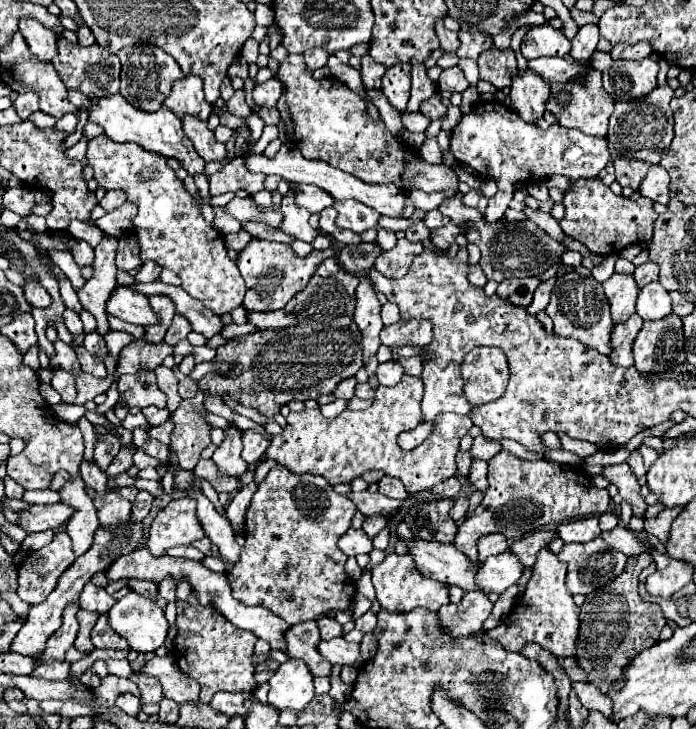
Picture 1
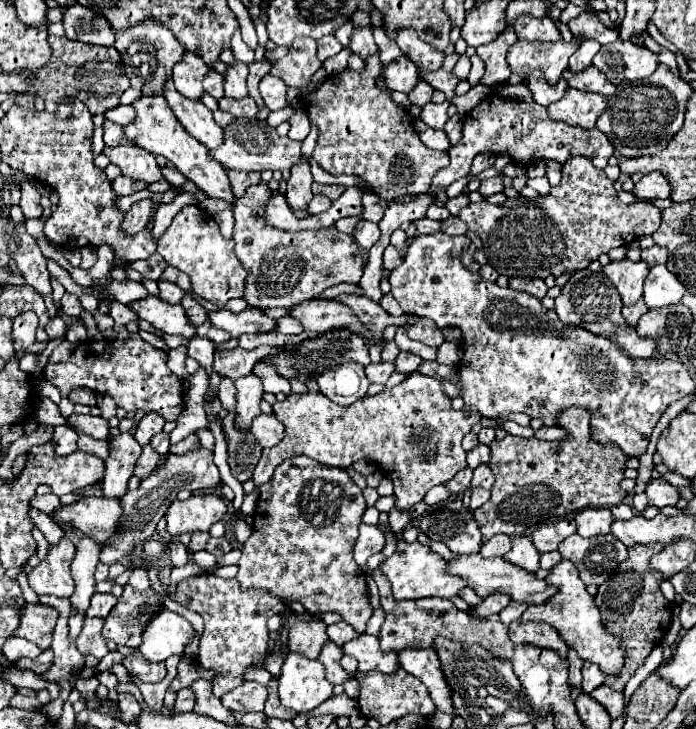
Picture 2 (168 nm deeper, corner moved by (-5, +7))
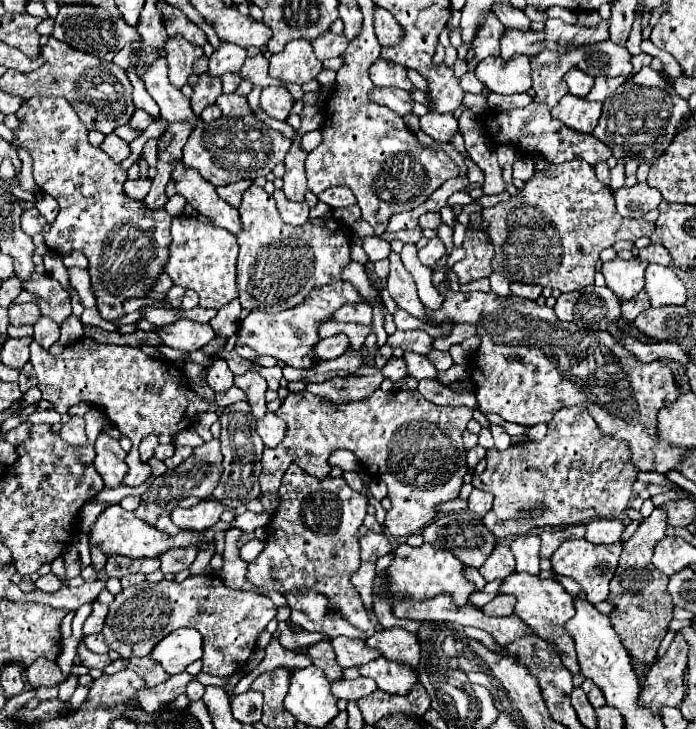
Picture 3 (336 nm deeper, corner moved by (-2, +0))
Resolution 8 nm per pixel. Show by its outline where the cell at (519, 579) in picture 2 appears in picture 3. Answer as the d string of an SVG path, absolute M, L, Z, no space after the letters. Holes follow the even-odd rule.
M515 572L509 578L505 578L503 586L501 586L501 592L503 594L513 594L517 598L515 614L531 630L535 630L541 638L545 638L553 646L553 650L561 656L563 664L573 674L577 674L579 672L579 664L577 664L577 656L575 656L575 642L573 642L571 634L565 630L565 622L575 614L573 596L557 580L541 580L537 576L529 576L529 574L521 574L521 572Z

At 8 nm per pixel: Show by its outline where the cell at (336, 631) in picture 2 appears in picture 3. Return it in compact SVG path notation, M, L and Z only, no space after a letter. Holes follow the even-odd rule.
M337 636L331 640L331 644L335 648L337 664L341 668L359 668L381 656L381 650L369 648L365 640L351 640L345 636Z

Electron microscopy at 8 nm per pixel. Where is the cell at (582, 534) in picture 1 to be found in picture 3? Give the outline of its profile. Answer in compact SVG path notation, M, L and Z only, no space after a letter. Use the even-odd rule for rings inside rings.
M597 518L587 524L585 540L589 540L591 544L613 544L619 540L623 530L625 526L617 518Z

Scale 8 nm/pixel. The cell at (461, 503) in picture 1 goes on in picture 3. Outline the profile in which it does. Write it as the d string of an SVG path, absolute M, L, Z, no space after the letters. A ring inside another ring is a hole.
M473 490L469 496L469 510L479 516L485 516L491 510L491 504L493 504L493 494L489 494L489 492Z

